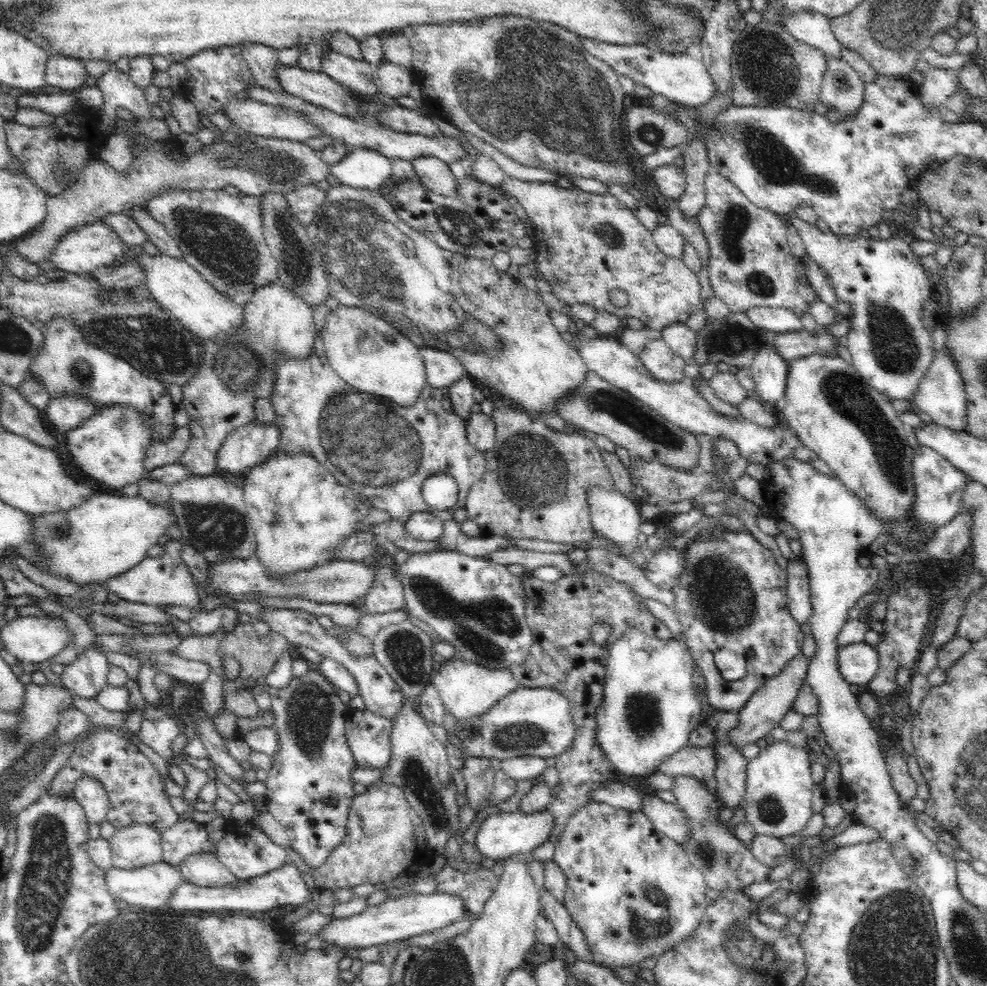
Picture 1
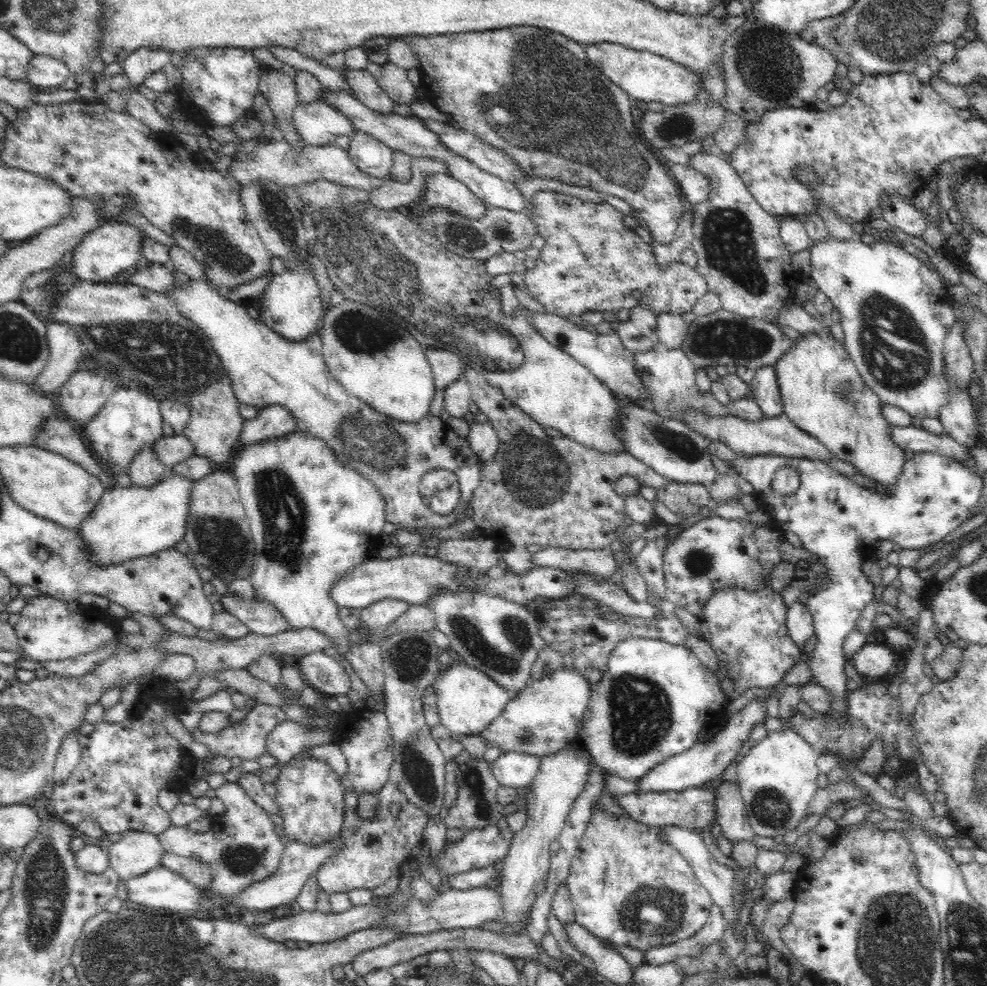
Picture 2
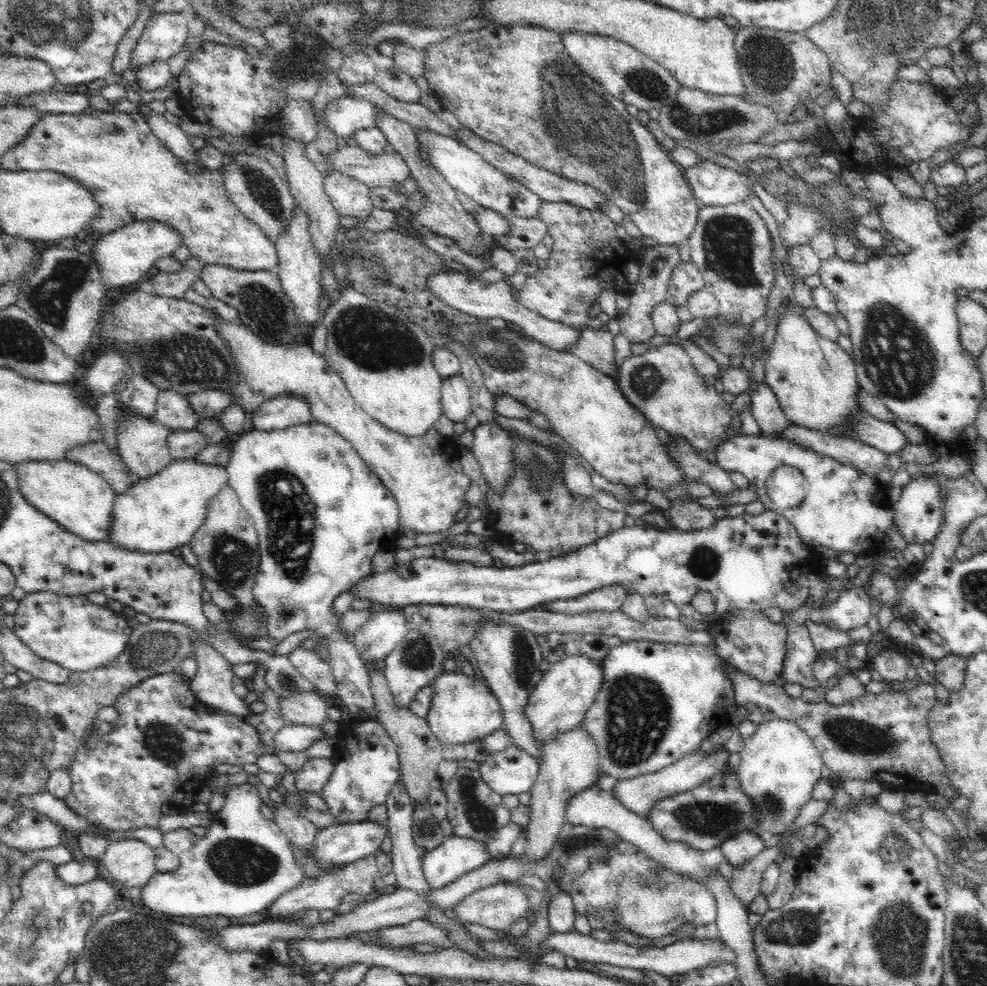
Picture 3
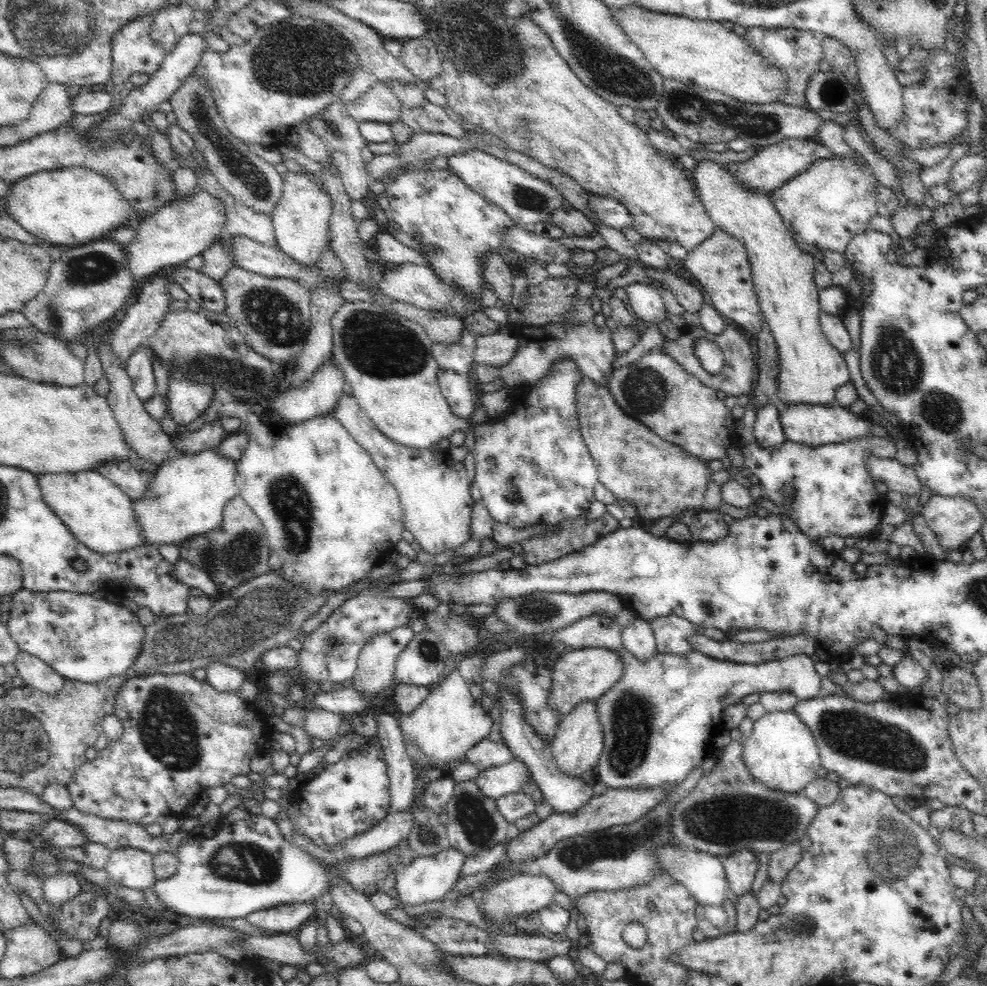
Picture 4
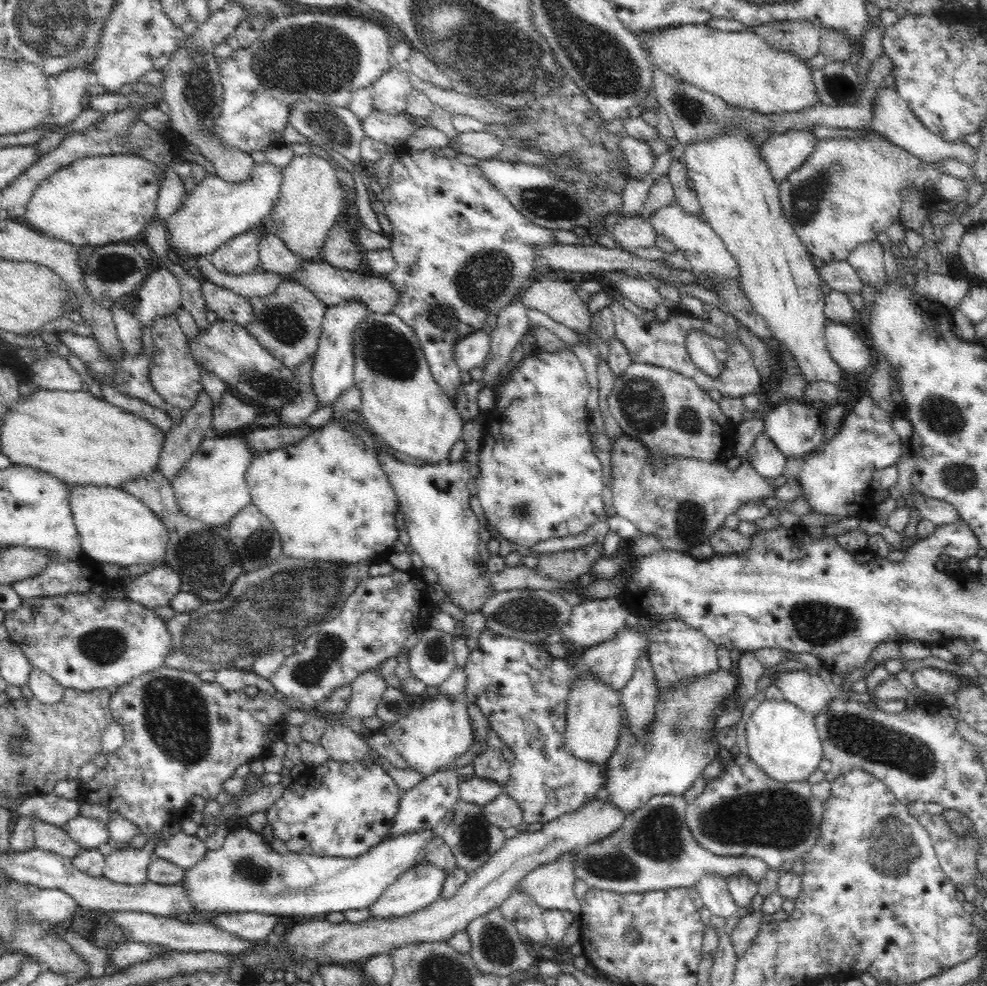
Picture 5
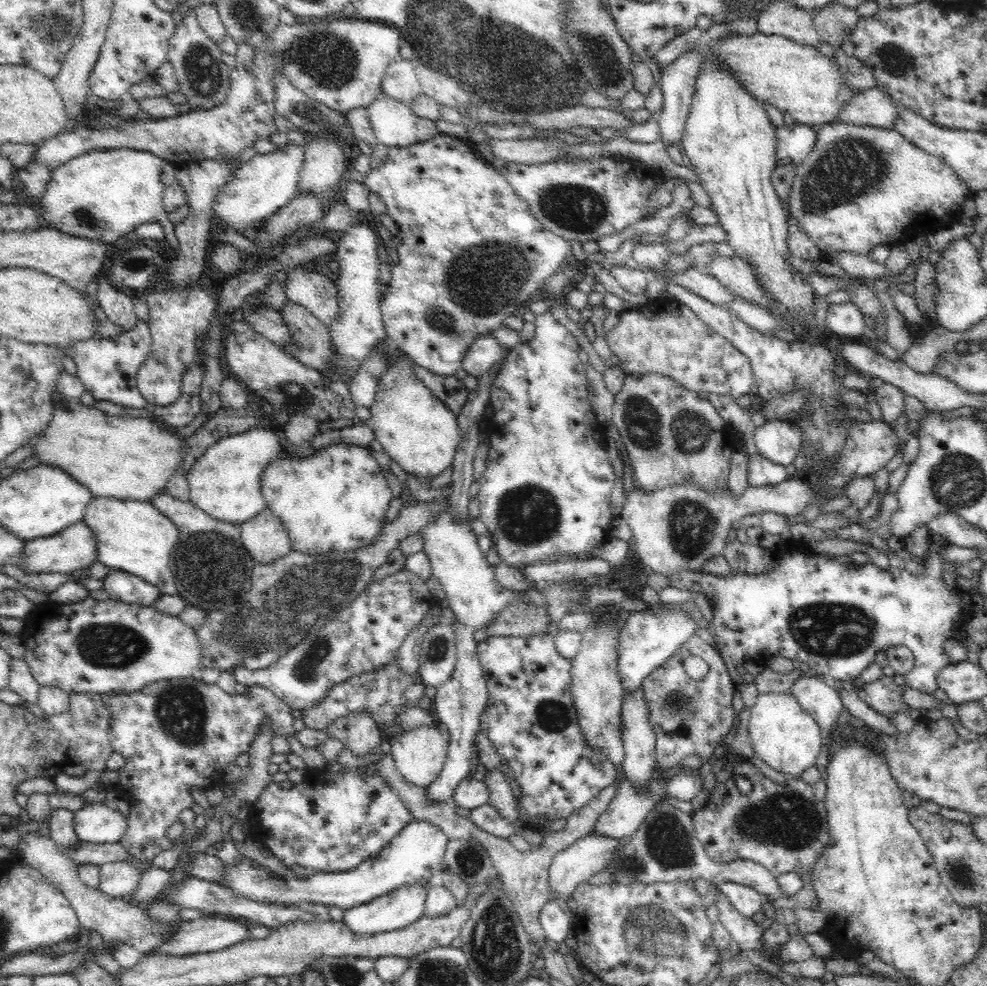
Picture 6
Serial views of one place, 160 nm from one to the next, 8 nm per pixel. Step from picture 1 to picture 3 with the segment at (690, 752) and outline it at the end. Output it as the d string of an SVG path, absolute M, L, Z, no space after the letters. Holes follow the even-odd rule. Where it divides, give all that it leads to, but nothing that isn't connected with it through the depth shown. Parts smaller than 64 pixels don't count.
M698 750L693 755L685 756L677 763L664 767L663 769L651 772L650 774L640 775L626 780L617 782L616 787L610 791L613 792L615 798L630 812L636 813L638 816L647 817L652 807L660 803L660 800L666 800L668 796L687 792L700 784L703 784L709 778L712 778L717 772L722 770L724 764L728 762L731 754L726 751L712 751L711 754L704 755Z

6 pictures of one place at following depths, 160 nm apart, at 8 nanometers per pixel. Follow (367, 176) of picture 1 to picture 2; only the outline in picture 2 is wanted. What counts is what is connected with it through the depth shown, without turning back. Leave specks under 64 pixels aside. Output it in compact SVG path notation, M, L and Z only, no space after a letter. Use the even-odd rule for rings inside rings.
M354 130L347 150L356 167L374 177L388 177L393 169L393 149L371 134Z

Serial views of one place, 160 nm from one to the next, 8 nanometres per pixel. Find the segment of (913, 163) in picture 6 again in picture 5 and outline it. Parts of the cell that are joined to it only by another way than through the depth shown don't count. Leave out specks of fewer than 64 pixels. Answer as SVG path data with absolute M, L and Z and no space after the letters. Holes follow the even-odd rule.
M869 129L864 135L856 137L827 137L816 142L814 152L804 163L779 183L780 203L786 219L790 221L796 235L813 256L824 262L847 260L854 248L876 242L880 234L886 234L889 226L900 222L903 208L903 190L911 185L924 200L929 212L936 210L936 200L961 202L968 199L967 184L941 172L938 164L922 163L911 152L894 144L887 136Z

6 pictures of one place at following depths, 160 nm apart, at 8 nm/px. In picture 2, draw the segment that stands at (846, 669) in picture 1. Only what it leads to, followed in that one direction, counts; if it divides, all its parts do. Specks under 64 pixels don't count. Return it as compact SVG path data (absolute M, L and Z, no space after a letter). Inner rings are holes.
M865 644L849 660L855 673L868 682L885 679L896 670L897 655L885 644Z

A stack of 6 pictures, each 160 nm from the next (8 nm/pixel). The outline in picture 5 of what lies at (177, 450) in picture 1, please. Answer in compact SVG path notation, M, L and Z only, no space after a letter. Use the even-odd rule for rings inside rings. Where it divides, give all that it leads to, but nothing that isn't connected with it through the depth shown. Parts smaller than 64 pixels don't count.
M229 391L222 394L213 410L212 428L215 434L224 434L255 422L259 413L250 404L243 403Z

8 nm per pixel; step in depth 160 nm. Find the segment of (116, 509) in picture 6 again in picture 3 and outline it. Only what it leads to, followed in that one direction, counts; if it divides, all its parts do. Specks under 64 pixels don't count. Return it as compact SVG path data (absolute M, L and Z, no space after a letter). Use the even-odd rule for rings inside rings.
M68 459L24 461L15 464L20 492L40 512L55 519L72 534L88 542L106 542L111 537L112 507L117 492L99 474Z

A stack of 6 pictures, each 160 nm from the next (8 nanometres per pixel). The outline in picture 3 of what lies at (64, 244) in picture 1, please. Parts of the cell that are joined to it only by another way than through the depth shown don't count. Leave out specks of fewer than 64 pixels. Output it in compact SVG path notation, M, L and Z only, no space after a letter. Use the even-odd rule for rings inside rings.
M140 220L118 230L104 233L94 244L91 254L96 259L101 282L108 287L122 288L147 280L150 277L150 270L156 267L156 261L165 256L172 257L182 245L184 245L184 237L169 224L157 220Z

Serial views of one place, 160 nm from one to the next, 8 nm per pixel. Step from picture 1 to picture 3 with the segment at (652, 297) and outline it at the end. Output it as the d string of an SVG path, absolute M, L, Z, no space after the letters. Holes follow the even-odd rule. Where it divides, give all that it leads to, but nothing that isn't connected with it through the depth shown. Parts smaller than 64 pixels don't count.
M544 201L537 218L546 223L554 239L553 253L546 268L527 276L522 289L515 293L520 306L544 319L580 328L589 319L588 310L598 300L602 288L615 293L630 293L634 288L641 271L637 265L641 257L617 238L616 225L603 213ZM680 261L675 266L674 277L667 287L666 300L674 307L686 305L692 292L704 287L701 272L691 262Z

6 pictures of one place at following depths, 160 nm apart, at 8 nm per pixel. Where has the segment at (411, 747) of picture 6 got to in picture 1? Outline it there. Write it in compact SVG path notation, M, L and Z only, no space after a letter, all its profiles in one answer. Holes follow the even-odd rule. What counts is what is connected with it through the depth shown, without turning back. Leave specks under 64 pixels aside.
M460 659L448 660L437 666L431 684L440 694L445 713L454 716L457 722L484 716L504 696L515 692L519 687L509 670L489 670Z

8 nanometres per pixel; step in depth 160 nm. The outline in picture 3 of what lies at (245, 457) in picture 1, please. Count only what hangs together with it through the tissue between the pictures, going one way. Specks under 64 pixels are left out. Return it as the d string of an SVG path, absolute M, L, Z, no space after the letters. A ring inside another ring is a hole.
M297 394L272 396L252 411L252 424L256 430L284 429L296 424L308 424L312 420L309 402Z

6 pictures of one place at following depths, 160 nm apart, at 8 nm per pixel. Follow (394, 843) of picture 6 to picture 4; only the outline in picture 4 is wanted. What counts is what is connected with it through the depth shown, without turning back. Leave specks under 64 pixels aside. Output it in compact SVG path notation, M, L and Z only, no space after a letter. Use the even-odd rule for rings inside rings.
M243 804L222 816L217 822L216 830L214 836L208 838L201 835L194 836L193 839L180 845L177 854L179 857L177 871L165 879L155 881L152 886L156 896L171 912L192 916L193 921L206 918L242 918L257 910L300 903L310 903L315 910L318 898L326 892L330 894L331 880L334 877L342 877L350 887L365 894L370 887L374 890L380 889L389 874L399 866L399 845L386 852L372 854L368 858L350 858L342 855L336 864L326 864L321 858L312 856L302 847L286 841L273 819L261 814L250 814Z

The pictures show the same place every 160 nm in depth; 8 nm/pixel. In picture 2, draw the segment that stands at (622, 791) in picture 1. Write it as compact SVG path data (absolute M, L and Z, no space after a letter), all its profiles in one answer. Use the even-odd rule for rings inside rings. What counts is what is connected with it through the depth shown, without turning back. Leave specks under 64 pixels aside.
M693 787L681 792L650 792L650 794L620 794L614 799L620 803L631 818L649 827L664 828L667 826L678 826L694 831L703 838L703 834L710 826L717 823L716 812L716 788Z

